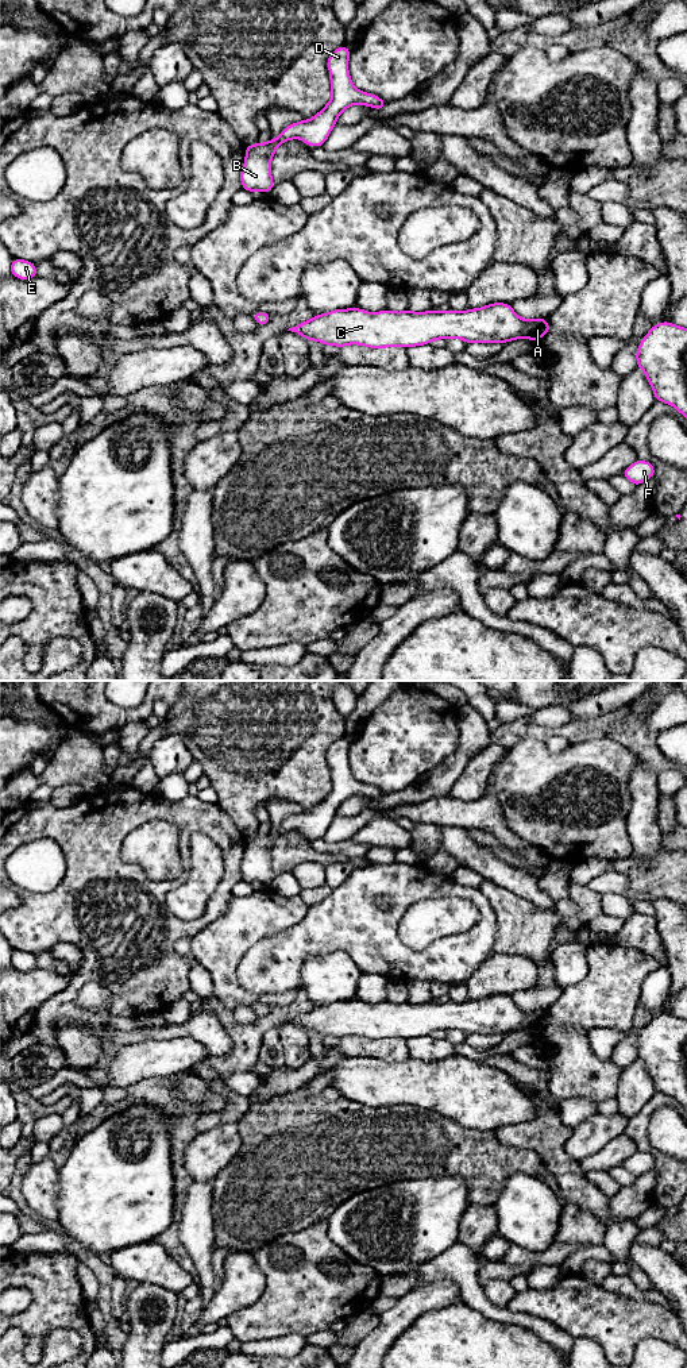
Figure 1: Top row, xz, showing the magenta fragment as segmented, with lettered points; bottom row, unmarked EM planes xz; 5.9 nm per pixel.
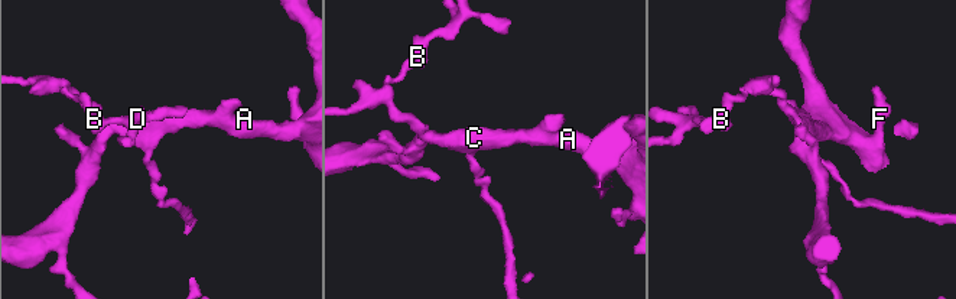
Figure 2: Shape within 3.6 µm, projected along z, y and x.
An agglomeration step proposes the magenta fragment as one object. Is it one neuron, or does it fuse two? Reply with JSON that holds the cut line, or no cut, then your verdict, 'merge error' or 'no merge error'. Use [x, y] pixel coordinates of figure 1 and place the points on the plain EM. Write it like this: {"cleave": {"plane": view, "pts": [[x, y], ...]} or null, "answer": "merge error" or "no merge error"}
{"cleave": null, "answer": "no merge error"}

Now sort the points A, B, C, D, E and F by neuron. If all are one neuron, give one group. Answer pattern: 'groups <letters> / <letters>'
groups A B C D E F

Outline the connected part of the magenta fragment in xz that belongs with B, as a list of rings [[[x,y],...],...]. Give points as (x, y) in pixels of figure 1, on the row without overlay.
[[[344,736],[329,745],[327,758],[331,762],[332,789],[329,794],[310,812],[293,814],[267,835],[254,835],[246,839],[246,852],[240,863],[243,880],[260,882],[269,886],[275,876],[271,870],[270,855],[279,836],[289,831],[302,831],[309,839],[324,837],[339,806],[354,795],[363,795],[375,801],[383,801],[387,794],[375,786],[358,782],[348,766],[348,749],[351,741]]]

